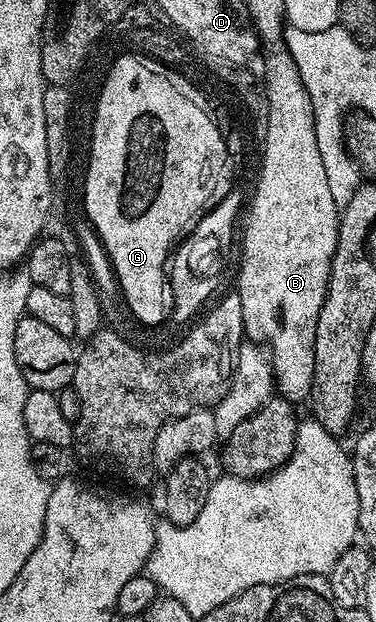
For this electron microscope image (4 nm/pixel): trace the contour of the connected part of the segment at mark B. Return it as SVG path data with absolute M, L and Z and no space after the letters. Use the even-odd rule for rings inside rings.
M284 53L271 63L269 74L266 79L269 80L269 91L271 101L274 103L274 109L271 113L270 136L266 141L264 157L259 162L261 168L261 178L257 181L257 190L253 193L253 206L248 206L249 222L245 225L243 232L243 256L241 266L237 276L237 294L243 307L243 323L245 324L245 337L253 343L264 343L267 346L267 352L273 363L273 380L275 389L280 396L283 396L294 403L300 403L301 400L308 398L313 391L313 376L315 375L315 327L319 323L319 311L325 302L327 295L327 283L331 275L333 266L333 256L337 246L337 232L339 231L339 206L335 199L331 199L331 187L327 183L327 171L323 171L323 158L319 156L319 143L315 143L315 119L313 118L313 108L311 99L303 99L303 91L300 85L295 84L295 75L293 73L293 64L291 64L291 55Z

